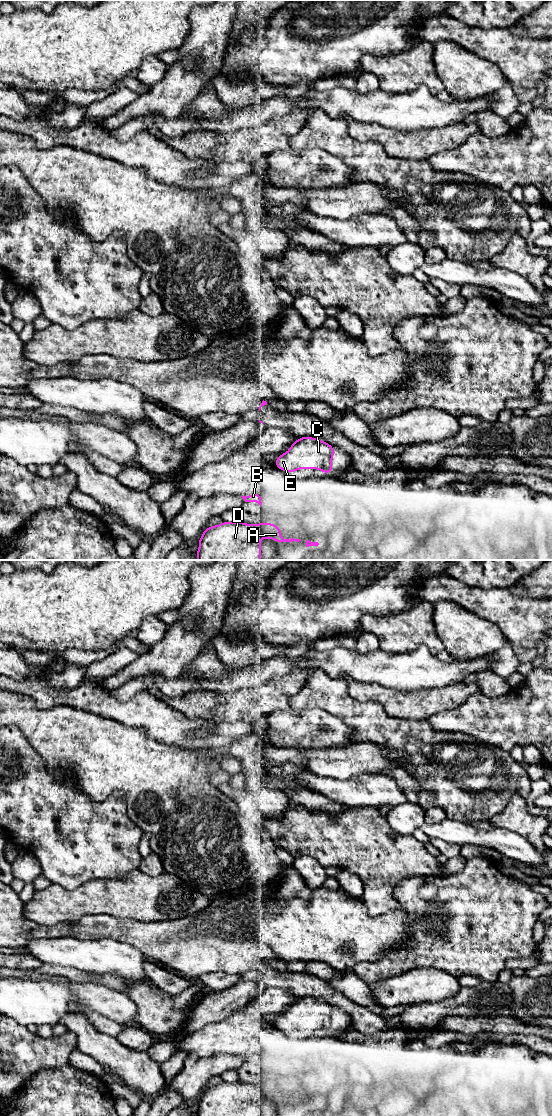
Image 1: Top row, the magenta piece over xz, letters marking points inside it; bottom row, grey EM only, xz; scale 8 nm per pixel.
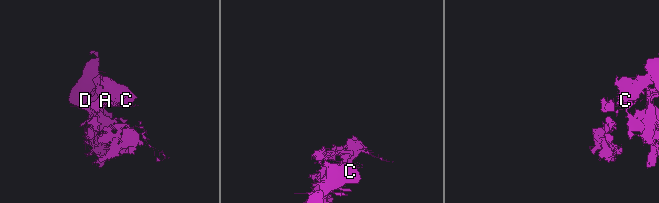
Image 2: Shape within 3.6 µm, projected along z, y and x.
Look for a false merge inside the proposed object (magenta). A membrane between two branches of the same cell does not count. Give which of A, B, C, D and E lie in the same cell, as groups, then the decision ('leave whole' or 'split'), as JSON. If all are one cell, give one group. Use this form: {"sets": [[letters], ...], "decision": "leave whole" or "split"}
{"sets": [["A", "B", "D"], ["C", "E"]], "decision": "split"}

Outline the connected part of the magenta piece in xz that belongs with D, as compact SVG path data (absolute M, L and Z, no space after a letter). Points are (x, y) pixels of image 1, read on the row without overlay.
M240 1081L222 1082L207 1087L201 1095L197 1116L261 1116L261 1100L272 1099L280 1104L299 1102L300 1099L284 1099L281 1089L269 1082L247 1084Z

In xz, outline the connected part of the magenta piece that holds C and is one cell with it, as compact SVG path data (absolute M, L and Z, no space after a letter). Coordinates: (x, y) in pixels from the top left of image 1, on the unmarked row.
M299 998L287 1012L278 1016L275 1025L286 1033L300 1029L318 1029L322 1033L332 1033L334 1013L333 1006L321 999Z

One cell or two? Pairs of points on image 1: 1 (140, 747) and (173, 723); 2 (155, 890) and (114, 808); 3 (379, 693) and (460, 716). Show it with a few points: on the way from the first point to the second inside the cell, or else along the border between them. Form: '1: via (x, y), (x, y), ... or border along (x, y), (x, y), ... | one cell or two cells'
1: border along (130, 727), (141, 727), (150, 737), (174, 744) | two cells
2: border along (137, 868), (121, 877), (115, 877) | two cells
3: border along (464, 702), (452, 709), (434, 713), (426, 720) | two cells

